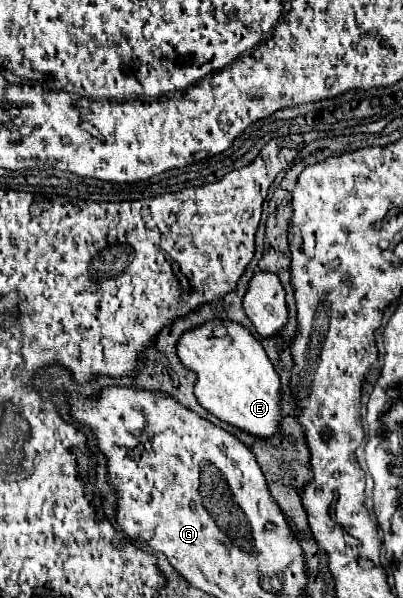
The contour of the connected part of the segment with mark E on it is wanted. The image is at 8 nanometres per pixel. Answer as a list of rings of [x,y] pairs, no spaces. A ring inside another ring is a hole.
[[[206,322],[196,330],[184,332],[178,340],[178,356],[182,364],[196,372],[196,398],[216,418],[228,422],[256,438],[280,434],[280,376],[276,374],[262,344],[240,324],[224,322],[226,336],[214,336],[214,322]]]

